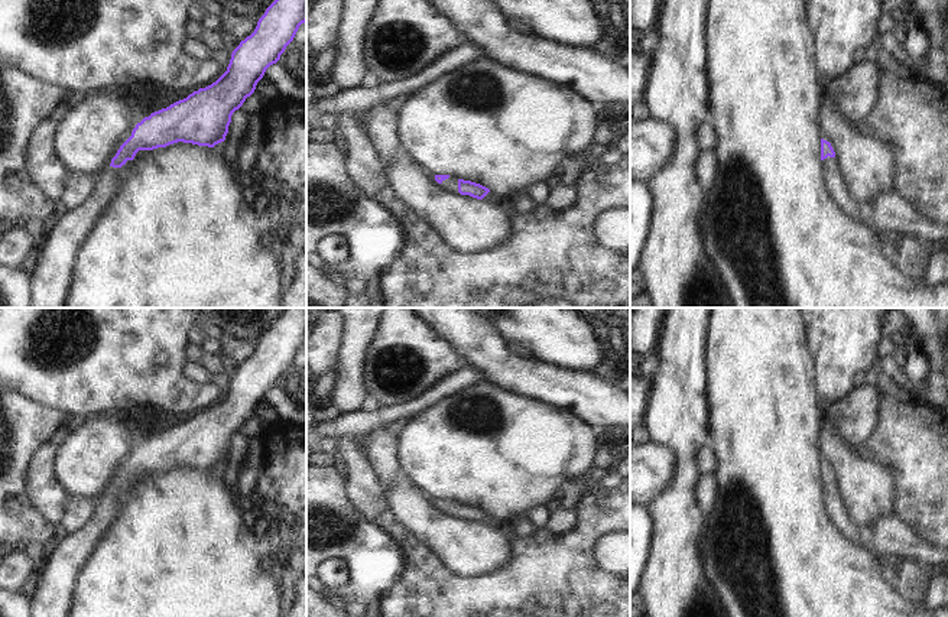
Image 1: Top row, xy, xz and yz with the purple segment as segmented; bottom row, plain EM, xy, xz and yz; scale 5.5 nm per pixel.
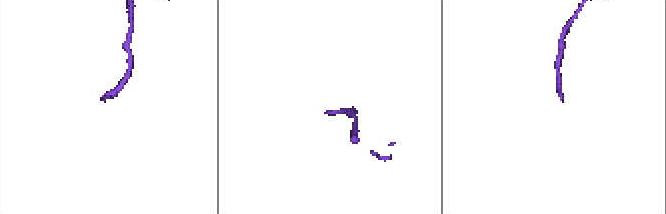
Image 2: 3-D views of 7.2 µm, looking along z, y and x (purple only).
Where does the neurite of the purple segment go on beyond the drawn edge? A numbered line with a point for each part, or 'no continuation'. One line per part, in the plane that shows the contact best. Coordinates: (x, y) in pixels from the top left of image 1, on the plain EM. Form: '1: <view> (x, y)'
1: xz (451, 507)

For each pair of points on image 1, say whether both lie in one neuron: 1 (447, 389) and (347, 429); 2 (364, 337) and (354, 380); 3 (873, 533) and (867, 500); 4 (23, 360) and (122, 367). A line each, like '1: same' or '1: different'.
1: same
2: same
3: different
4: same

